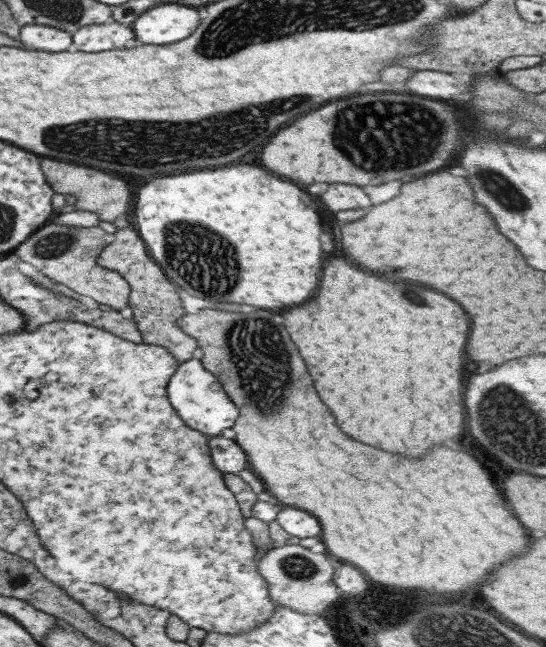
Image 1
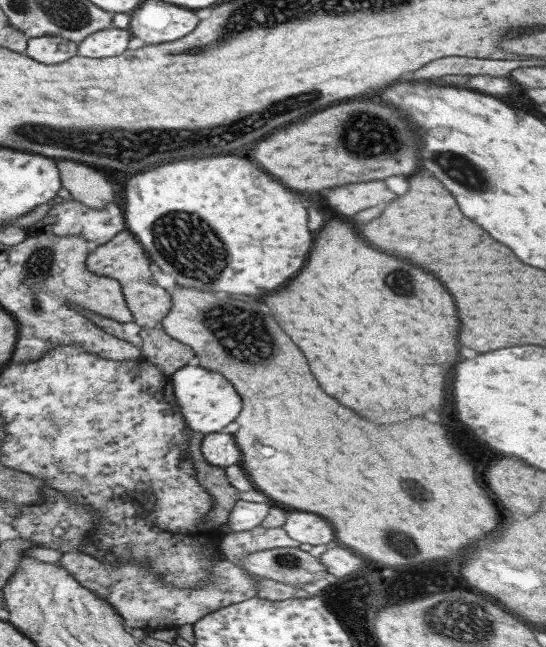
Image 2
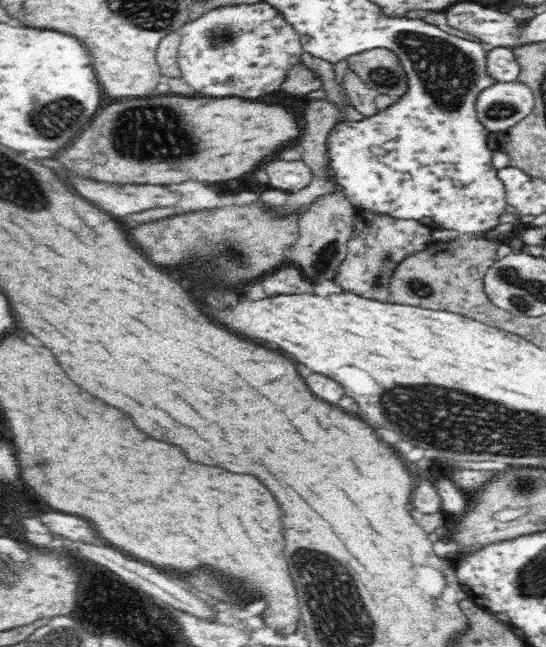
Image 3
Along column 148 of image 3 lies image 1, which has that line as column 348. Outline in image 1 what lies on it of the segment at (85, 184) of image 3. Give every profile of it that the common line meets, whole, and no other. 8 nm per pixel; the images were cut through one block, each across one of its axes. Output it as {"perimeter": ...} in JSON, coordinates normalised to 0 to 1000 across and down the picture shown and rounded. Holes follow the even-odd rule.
{"perimeter":[[[603,284],[603,287],[595,291],[595,297],[588,300],[588,312],[592,312],[606,328],[679,318],[676,306],[665,300],[661,291],[654,291],[654,287],[636,287],[636,284]]]}

